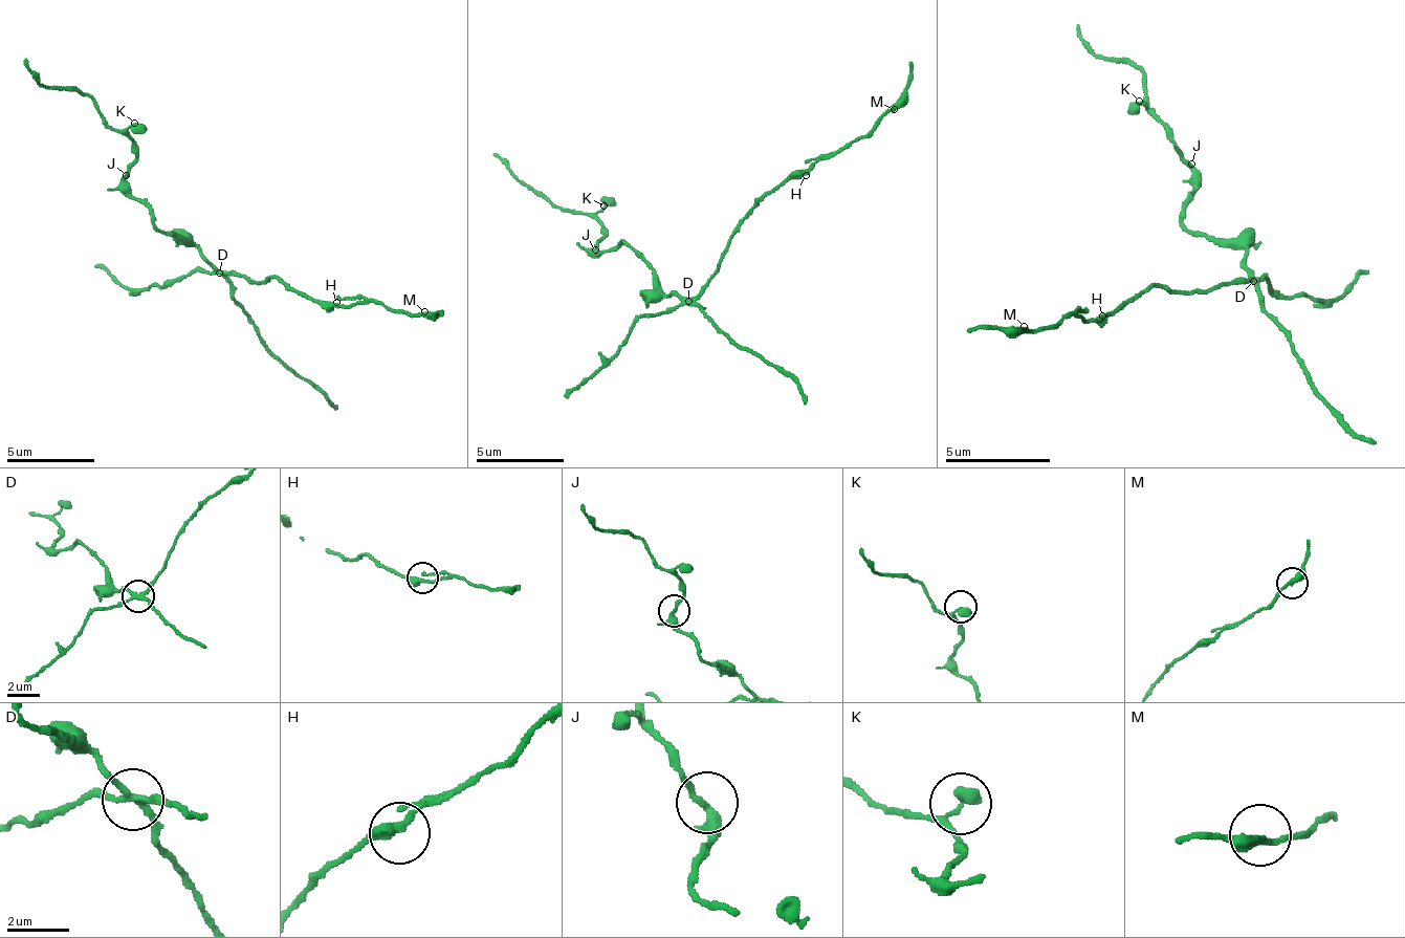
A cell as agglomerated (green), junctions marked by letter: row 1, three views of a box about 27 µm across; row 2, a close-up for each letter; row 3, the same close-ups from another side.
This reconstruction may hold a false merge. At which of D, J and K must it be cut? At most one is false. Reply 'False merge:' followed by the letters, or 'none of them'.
False merge: D

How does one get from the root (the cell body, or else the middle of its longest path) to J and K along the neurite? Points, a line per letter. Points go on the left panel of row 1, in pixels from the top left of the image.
J: (214, 263), (192, 241), (170, 237), (130, 193), (126, 175)
K: (214, 263), (192, 241), (170, 237), (130, 193), (126, 171), (134, 157), (134, 139), (126, 131), (134, 123)

